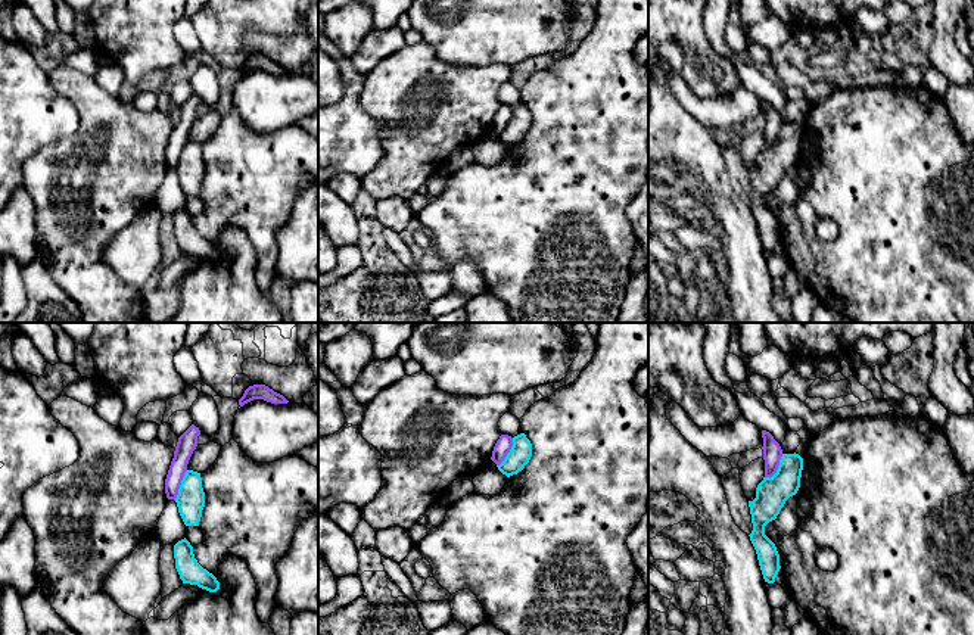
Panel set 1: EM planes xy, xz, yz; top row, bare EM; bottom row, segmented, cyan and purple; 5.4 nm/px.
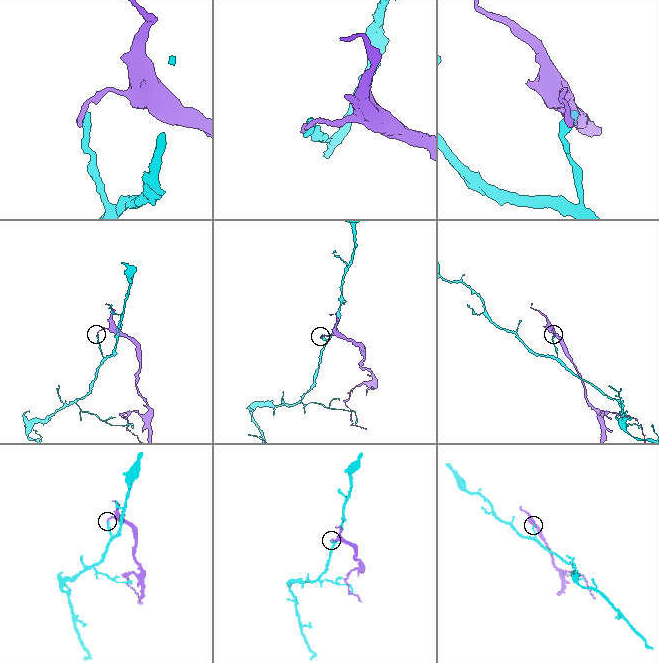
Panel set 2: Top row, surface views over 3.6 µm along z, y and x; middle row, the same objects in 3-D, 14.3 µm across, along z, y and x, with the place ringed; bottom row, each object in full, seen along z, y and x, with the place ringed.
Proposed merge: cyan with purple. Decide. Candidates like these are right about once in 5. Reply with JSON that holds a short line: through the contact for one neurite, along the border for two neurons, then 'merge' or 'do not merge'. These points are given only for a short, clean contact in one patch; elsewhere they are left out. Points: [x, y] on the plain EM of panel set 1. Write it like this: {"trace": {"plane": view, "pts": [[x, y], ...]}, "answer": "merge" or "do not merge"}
{"trace": {"plane": "xy", "pts": [[187, 140], [174, 170]]}, "answer": "do not merge"}

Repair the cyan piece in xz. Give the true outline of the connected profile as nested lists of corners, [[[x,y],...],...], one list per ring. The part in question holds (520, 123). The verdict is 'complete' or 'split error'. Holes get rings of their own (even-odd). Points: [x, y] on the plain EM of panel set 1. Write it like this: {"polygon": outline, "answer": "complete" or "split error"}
{"polygon": [[[525,103],[513,108],[513,116],[504,131],[497,136],[507,147],[517,144],[525,138],[532,127],[532,113]]], "answer": "complete"}

